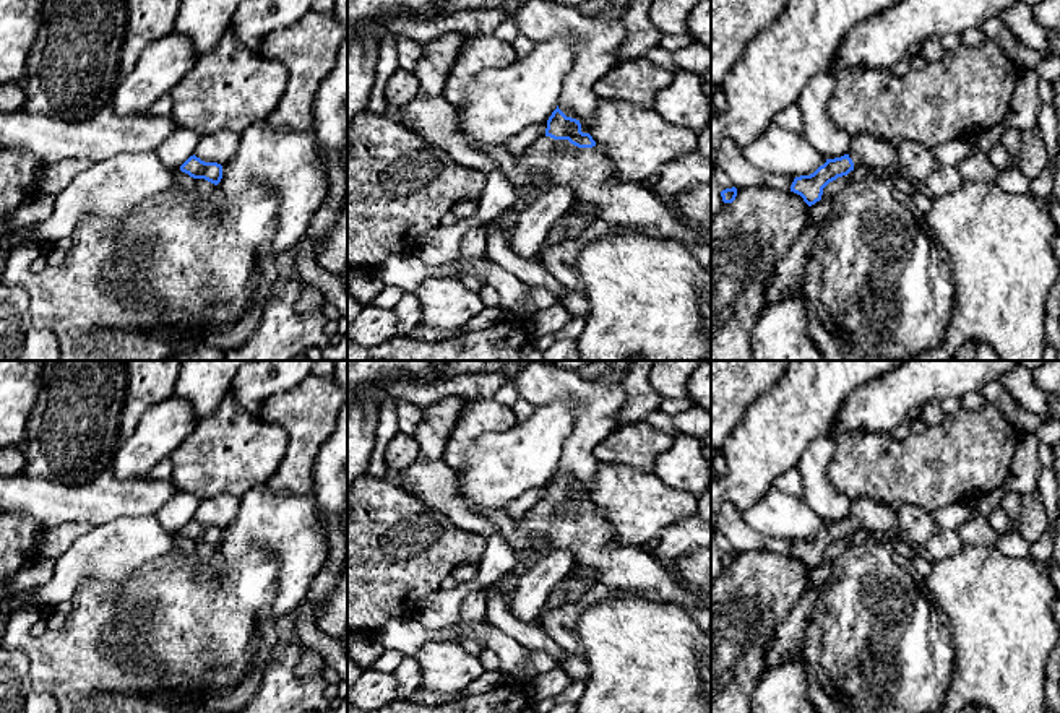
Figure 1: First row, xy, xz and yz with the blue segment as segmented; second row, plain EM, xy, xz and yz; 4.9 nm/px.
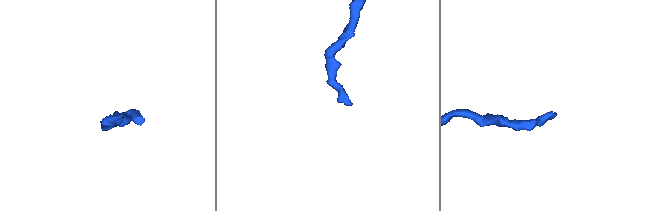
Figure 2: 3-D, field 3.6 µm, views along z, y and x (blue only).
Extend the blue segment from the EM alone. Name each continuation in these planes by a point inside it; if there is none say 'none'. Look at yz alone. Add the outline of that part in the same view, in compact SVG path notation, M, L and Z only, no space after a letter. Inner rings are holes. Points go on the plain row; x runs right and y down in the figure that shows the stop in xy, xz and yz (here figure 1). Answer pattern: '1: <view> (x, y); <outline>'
1: yz (869, 517); M859 497L852 500L849 521L854 526L854 534L901 534L899 521L894 510L873 499Z

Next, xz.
1: xz (588, 535); M459 497L459 500L469 510L490 520L516 551L532 541L544 541L549 551L570 549L576 559L576 567L591 567L599 575L599 583L605 585L612 594L638 591L648 601L675 604L688 612L705 606L703 599L687 588L654 554L644 552L640 547L618 546L605 513L597 508L578 512L568 503L554 503L544 499L515 520L508 513L508 507L479 512L466 497Z

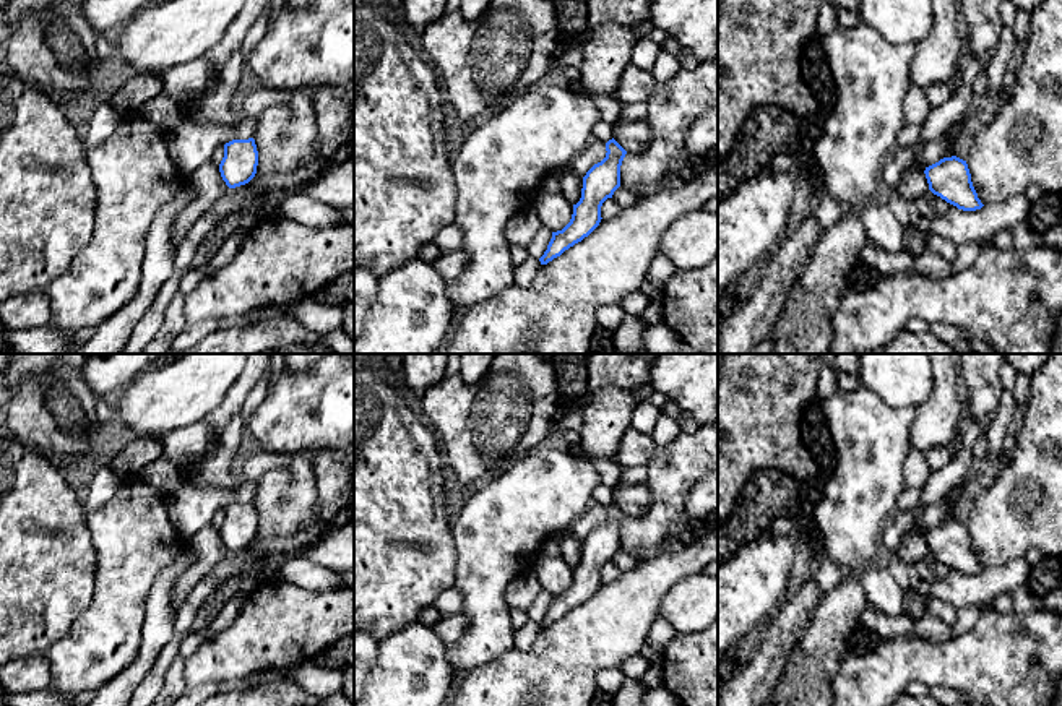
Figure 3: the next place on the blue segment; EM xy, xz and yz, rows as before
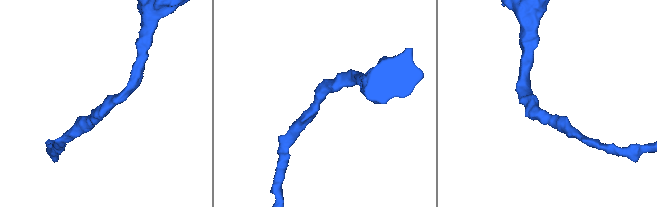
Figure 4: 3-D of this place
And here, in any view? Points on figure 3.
none

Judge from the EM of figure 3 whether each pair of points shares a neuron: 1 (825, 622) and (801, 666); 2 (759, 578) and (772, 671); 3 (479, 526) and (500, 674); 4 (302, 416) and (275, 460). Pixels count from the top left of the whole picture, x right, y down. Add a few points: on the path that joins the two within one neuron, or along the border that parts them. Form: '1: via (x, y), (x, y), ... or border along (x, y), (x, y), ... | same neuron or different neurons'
1: via (825, 633), (825, 641), (812, 654) | same neuron
2: border along (786, 598), (767, 619) | different neurons
3: border along (512, 646), (486, 662), (465, 671) | different neurons
4: border along (255, 445), (270, 452), (294, 453) | different neurons

